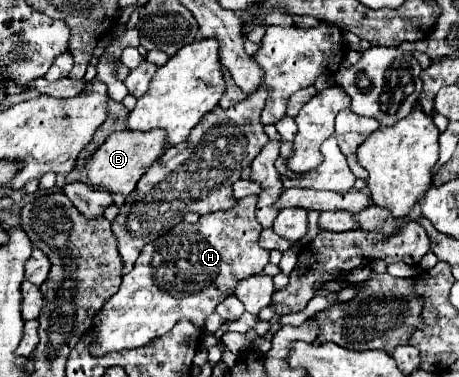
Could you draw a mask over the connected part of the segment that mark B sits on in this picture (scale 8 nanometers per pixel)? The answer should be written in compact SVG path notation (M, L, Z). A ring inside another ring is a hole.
M130 130L112 132L106 142L86 160L86 172L88 172L88 184L96 188L104 188L112 194L124 194L128 196L134 192L140 176L146 172L146 168L160 158L164 152L164 134L162 130L152 130L146 134L130 134Z

